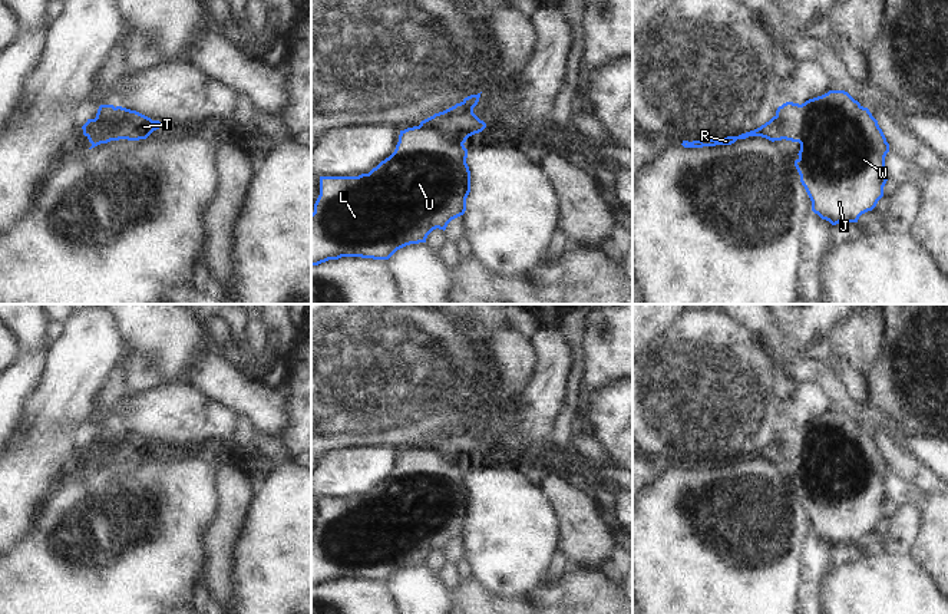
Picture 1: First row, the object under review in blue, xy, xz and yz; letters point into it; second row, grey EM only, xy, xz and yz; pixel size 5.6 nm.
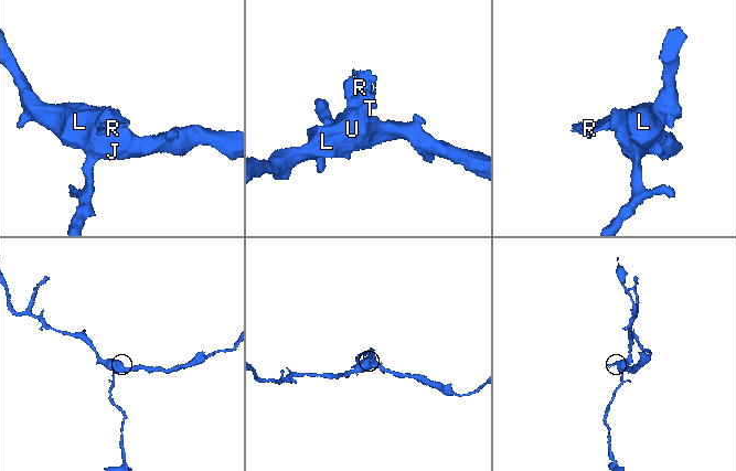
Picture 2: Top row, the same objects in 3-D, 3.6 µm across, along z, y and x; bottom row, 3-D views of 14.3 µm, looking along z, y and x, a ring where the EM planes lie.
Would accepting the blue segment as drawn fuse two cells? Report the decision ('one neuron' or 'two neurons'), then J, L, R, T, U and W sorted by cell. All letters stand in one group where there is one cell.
two neurons | J L U W / R T

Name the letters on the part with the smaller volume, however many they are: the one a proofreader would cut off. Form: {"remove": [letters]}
{"remove": ["R", "T"]}

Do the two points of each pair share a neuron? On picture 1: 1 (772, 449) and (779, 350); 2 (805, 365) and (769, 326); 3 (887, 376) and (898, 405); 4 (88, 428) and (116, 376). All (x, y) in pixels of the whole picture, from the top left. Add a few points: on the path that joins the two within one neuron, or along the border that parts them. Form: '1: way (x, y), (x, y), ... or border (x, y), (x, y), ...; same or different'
1: border (749, 334), (750, 340), (770, 360); different
2: border (803, 355), (790, 360), (783, 367); different
3: way (894, 383), (898, 388), (898, 398); same
4: way (101, 415), (108, 408), (115, 389); same

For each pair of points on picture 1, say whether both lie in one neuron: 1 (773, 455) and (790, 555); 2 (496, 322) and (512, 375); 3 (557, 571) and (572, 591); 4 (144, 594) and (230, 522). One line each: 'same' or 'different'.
1: different
2: different
3: different
4: different

